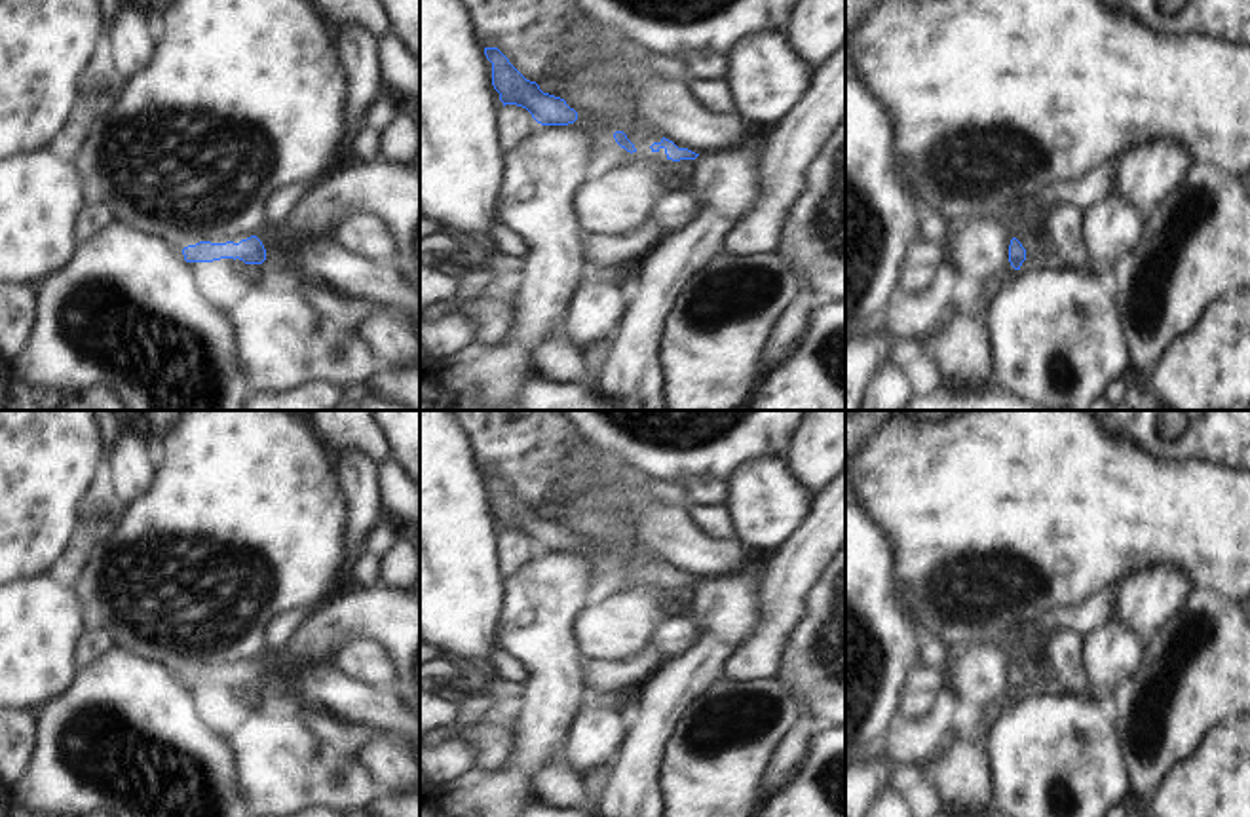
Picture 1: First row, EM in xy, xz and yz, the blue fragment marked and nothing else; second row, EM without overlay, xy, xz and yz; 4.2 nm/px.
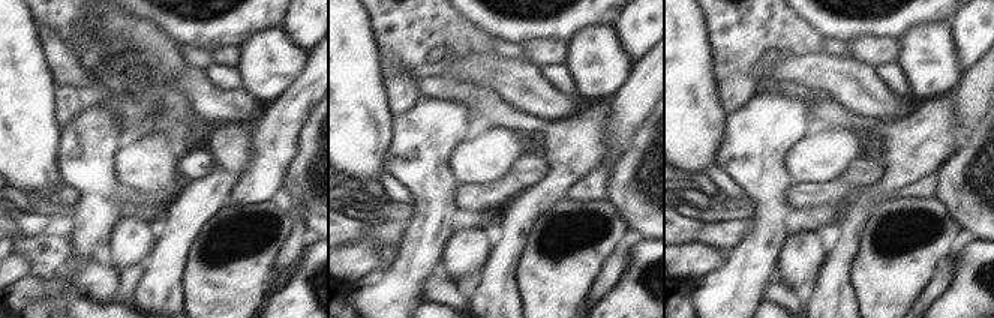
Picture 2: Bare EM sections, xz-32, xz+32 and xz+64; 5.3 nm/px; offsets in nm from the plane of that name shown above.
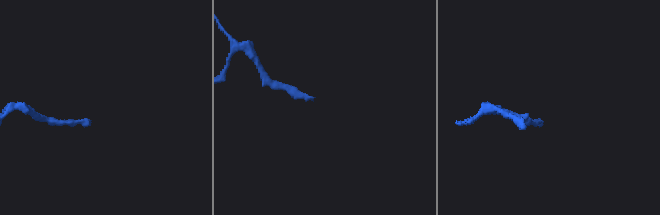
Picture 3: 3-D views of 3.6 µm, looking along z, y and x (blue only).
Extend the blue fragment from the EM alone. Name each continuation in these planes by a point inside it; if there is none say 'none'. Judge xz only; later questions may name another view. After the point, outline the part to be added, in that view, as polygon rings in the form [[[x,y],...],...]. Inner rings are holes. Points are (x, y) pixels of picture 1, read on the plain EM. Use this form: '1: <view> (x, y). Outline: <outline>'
1: xz (722, 608). Outline: [[[760,553],[754,564],[737,574],[705,578],[695,583],[690,616],[699,638],[690,650],[663,659],[648,682],[640,684],[638,716],[610,762],[610,777],[595,802],[595,817],[661,817],[659,790],[655,788],[659,758],[665,754],[674,724],[682,718],[686,707],[697,701],[712,682],[724,680],[722,669],[728,657],[754,633],[756,583],[767,559],[769,555]]]

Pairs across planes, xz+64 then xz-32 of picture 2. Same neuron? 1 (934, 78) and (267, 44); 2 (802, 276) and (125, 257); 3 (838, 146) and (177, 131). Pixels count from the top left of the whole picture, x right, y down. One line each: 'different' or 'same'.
1: same
2: same
3: different

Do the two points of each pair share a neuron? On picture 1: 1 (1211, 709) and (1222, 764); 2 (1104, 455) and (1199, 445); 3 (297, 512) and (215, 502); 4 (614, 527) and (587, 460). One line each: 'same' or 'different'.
1: different
2: different
3: same
4: same

